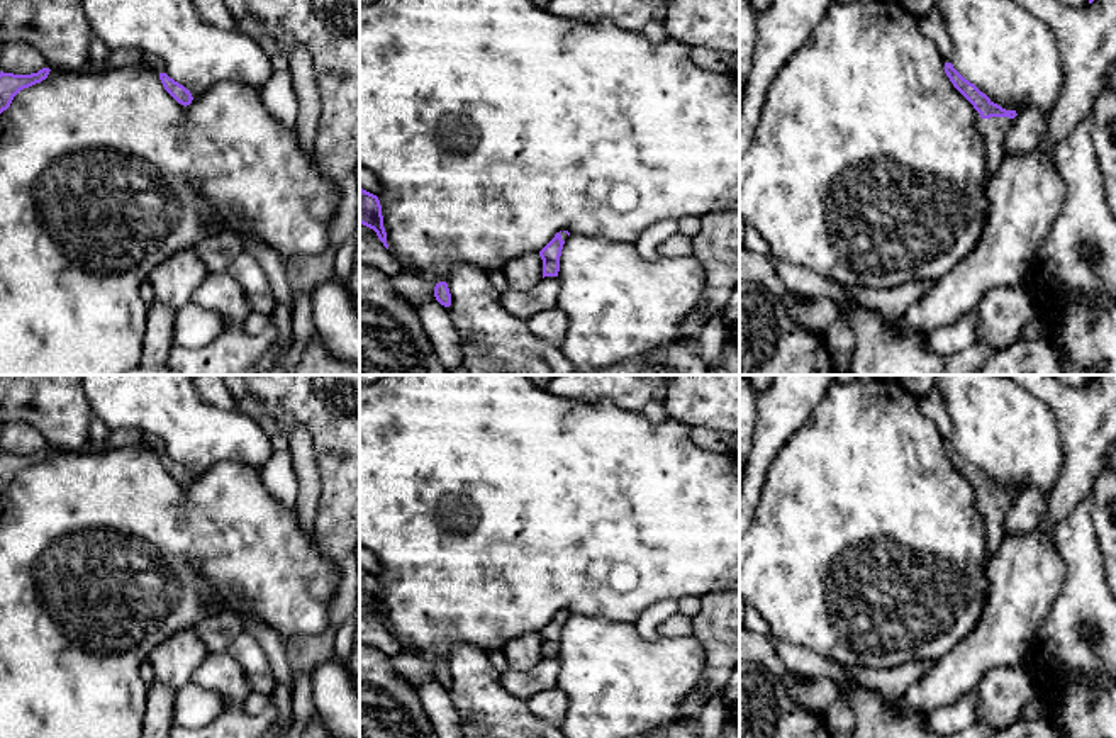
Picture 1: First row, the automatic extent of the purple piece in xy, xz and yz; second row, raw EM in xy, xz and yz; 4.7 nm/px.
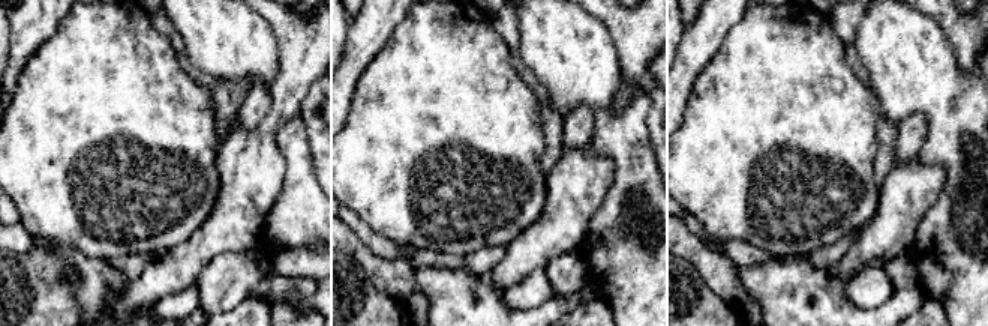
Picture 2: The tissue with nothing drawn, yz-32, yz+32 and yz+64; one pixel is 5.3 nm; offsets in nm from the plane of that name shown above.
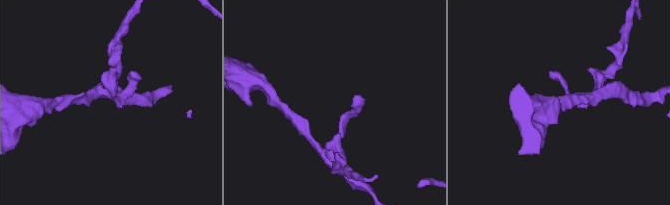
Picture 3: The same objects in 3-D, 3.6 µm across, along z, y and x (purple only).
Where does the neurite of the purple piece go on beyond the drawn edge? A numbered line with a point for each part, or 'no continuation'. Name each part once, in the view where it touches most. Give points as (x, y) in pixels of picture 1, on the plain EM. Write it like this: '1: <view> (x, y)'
1: yz (994, 509)

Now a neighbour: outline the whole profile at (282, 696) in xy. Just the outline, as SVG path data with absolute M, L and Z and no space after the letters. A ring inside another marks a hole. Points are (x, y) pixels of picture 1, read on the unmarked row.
M280 682L271 692L271 701L278 707L278 721L271 731L282 728L292 716L292 692L293 692L293 684L280 684Z

